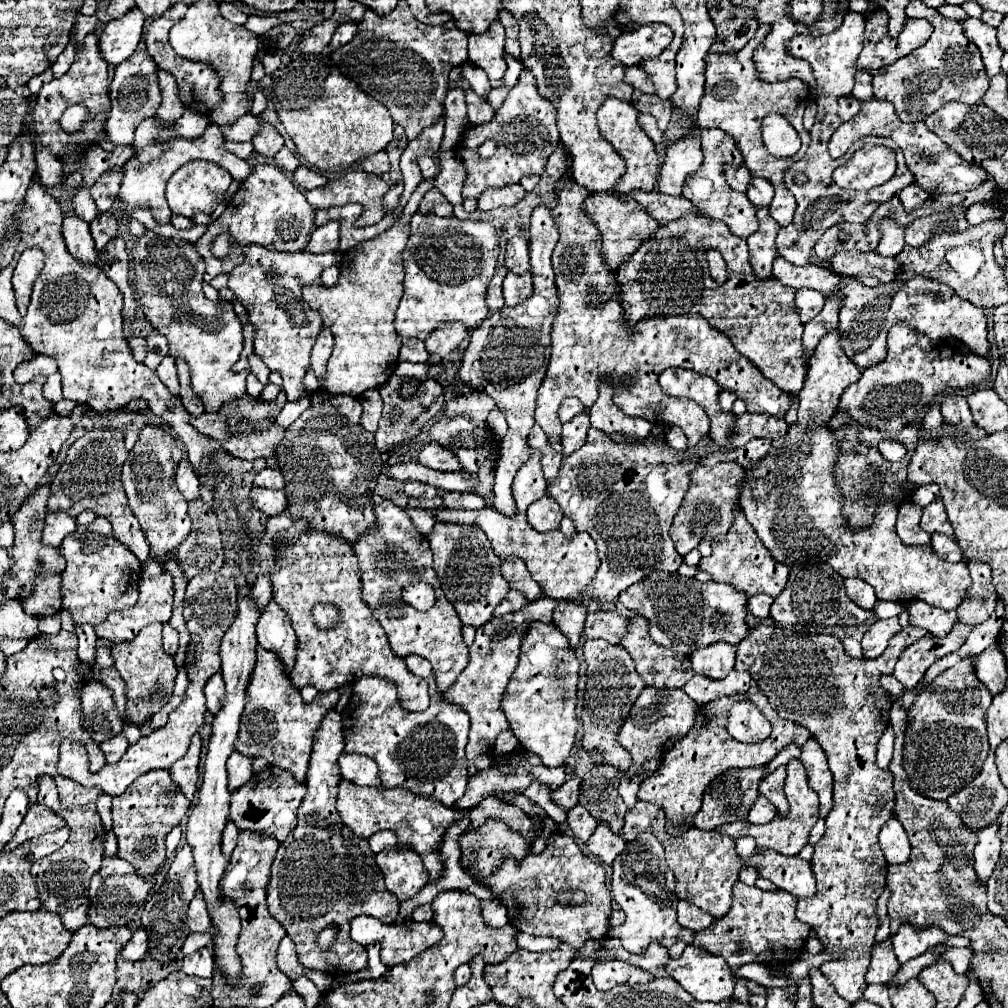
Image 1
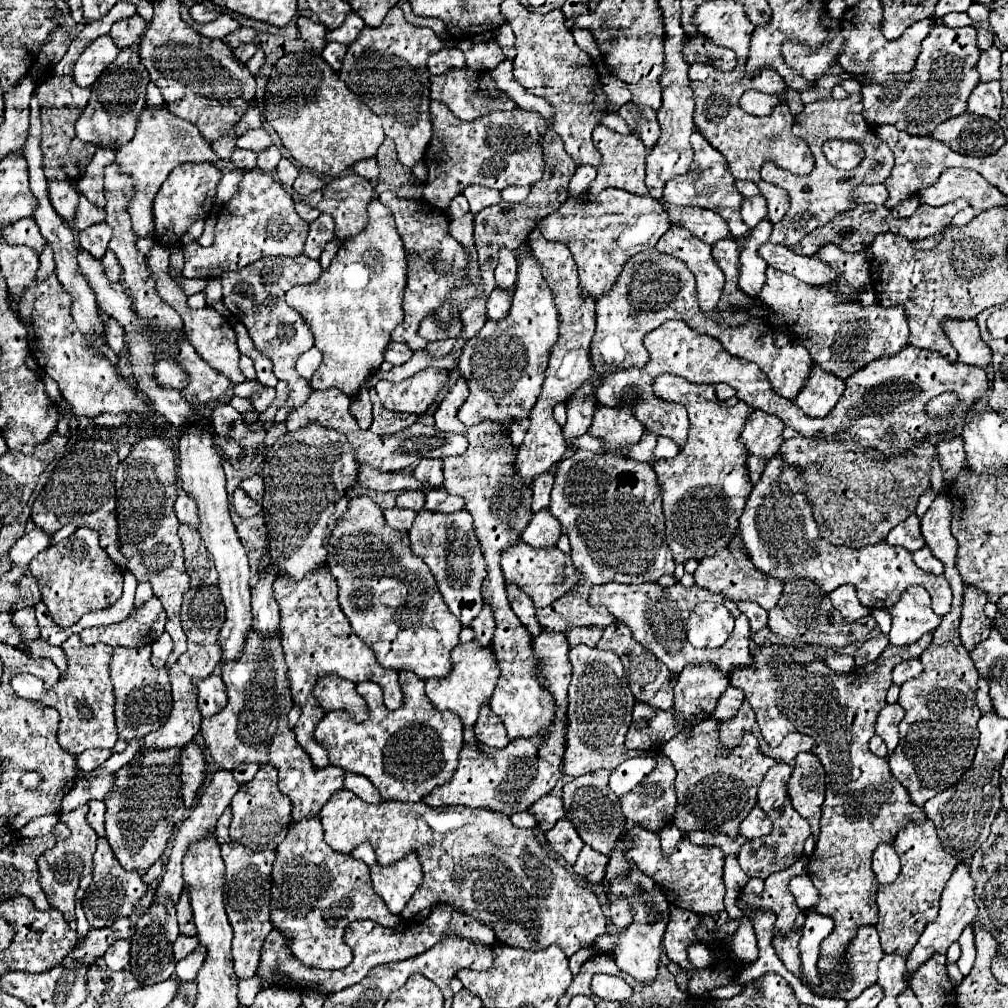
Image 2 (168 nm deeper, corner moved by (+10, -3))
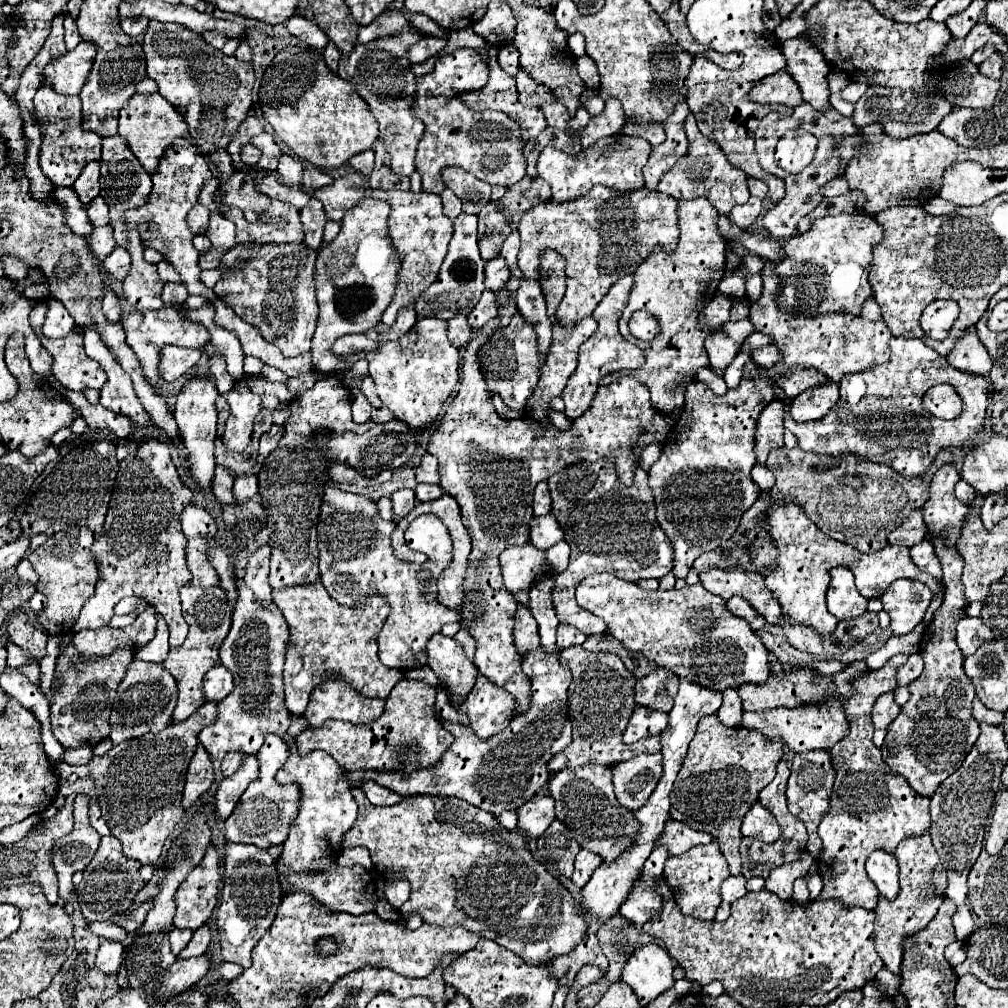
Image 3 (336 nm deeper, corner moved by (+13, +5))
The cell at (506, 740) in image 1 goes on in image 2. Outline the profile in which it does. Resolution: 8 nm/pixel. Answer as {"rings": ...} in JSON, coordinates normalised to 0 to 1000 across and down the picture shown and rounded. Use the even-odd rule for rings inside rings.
{"rings":[[[484,699],[478,701],[476,709],[474,709],[474,715],[470,719],[470,727],[472,727],[472,733],[474,737],[480,737],[484,741],[502,741],[506,735],[502,733],[502,725],[500,725],[500,719],[498,715],[486,705]]]}

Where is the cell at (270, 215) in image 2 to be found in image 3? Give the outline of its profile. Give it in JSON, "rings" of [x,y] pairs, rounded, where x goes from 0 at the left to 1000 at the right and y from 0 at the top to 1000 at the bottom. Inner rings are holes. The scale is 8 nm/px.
{"rings":[[[275,197],[255,221],[243,219],[239,207],[235,205],[229,205],[223,217],[231,219],[235,225],[235,241],[301,241],[303,231],[297,217],[297,207]]]}

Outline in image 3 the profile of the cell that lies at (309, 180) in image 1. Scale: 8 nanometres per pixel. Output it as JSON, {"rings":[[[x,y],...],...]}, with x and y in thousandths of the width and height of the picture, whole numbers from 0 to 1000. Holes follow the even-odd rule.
{"rings":[[[307,166],[301,170],[301,186],[307,188],[307,189],[313,189],[313,188],[318,188],[322,184],[326,184],[330,180],[330,176],[314,166]]]}

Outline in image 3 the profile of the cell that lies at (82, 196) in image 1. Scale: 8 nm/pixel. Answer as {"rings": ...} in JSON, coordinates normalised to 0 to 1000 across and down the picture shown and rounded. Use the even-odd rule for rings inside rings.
{"rings":[[[96,195],[88,205],[86,205],[86,211],[88,211],[88,217],[90,221],[96,225],[96,223],[108,223],[108,213],[106,213],[106,201]]]}

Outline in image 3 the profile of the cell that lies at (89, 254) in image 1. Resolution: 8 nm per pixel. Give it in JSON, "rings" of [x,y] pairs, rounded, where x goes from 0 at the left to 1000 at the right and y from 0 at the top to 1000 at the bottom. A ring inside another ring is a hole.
{"rings":[[[166,305],[166,307],[158,307],[158,309],[140,309],[140,311],[122,311],[120,313],[120,320],[126,332],[126,340],[128,344],[134,348],[136,356],[142,362],[142,370],[146,374],[146,378],[152,384],[160,382],[160,372],[156,368],[156,360],[158,360],[158,348],[162,342],[178,342],[178,344],[197,344],[201,346],[201,342],[207,338],[207,328],[197,322],[191,320],[184,314],[184,309],[176,307],[176,305]]]}

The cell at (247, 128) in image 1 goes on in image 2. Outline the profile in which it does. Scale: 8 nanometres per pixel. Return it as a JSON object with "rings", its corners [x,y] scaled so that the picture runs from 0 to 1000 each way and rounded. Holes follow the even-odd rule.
{"rings":[[[246,128],[242,134],[234,138],[234,146],[250,148],[250,150],[260,150],[268,144],[270,144],[270,138],[262,128]]]}

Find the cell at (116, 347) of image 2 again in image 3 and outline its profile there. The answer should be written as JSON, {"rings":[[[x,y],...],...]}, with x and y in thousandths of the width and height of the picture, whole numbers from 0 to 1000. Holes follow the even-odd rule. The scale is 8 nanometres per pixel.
{"rings":[[[106,289],[102,295],[102,311],[108,318],[118,318],[120,316],[120,297],[116,295],[114,289]]]}

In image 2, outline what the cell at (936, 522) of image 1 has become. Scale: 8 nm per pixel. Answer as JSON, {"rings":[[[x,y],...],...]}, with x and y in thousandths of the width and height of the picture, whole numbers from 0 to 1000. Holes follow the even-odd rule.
{"rings":[[[931,491],[923,507],[919,507],[919,511],[913,515],[915,533],[919,541],[938,563],[937,572],[940,574],[946,586],[946,596],[944,604],[935,612],[933,622],[927,626],[925,638],[913,650],[917,666],[893,682],[891,697],[895,699],[899,709],[893,715],[893,737],[881,751],[885,769],[901,783],[905,795],[911,801],[917,801],[921,793],[950,777],[950,773],[964,759],[970,741],[968,717],[974,709],[968,699],[970,666],[966,662],[966,656],[962,654],[960,644],[954,642],[950,634],[956,576],[950,570],[950,564],[946,563],[950,541],[946,531],[942,529],[942,513],[944,513],[944,499],[940,497],[938,491]]]}

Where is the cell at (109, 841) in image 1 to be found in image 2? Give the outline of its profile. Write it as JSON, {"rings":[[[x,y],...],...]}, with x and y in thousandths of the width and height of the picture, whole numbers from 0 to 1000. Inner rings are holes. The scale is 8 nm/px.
{"rings":[[[105,830],[97,832],[95,846],[92,848],[91,868],[93,868],[93,872],[81,890],[81,900],[83,900],[85,912],[87,912],[89,920],[95,920],[95,922],[107,920],[113,914],[127,910],[135,902],[141,888],[145,886],[145,878],[141,876],[141,872],[133,864],[127,866],[119,860],[119,856],[115,856],[113,846],[105,833]]]}

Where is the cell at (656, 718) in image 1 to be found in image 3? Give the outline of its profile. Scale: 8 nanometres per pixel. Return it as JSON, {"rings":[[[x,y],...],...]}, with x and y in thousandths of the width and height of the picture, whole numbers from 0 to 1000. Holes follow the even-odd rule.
{"rings":[[[632,699],[626,713],[624,713],[624,719],[618,727],[618,735],[622,739],[626,739],[626,737],[632,737],[638,731],[656,729],[660,725],[660,721],[662,721],[662,707],[646,705],[642,701]]]}

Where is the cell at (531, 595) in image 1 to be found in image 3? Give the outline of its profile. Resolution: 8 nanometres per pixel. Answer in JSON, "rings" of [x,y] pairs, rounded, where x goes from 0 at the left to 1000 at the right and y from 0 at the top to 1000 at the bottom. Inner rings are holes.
{"rings":[[[517,600],[513,604],[509,634],[511,634],[511,642],[513,642],[515,650],[535,644],[535,624],[533,624],[533,618],[531,618],[527,606],[523,606],[521,600]]]}

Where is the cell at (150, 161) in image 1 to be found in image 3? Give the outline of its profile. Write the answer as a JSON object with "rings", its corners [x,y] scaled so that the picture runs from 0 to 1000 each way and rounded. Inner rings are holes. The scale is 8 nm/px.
{"rings":[[[134,92],[120,108],[118,134],[122,134],[126,138],[126,144],[130,146],[130,150],[134,152],[138,162],[144,166],[144,170],[148,174],[152,174],[154,166],[158,164],[158,158],[166,150],[166,146],[170,146],[174,136],[188,136],[188,130],[186,130],[186,122],[178,114],[178,110],[168,100],[164,100],[158,92],[150,92],[150,94]]]}

